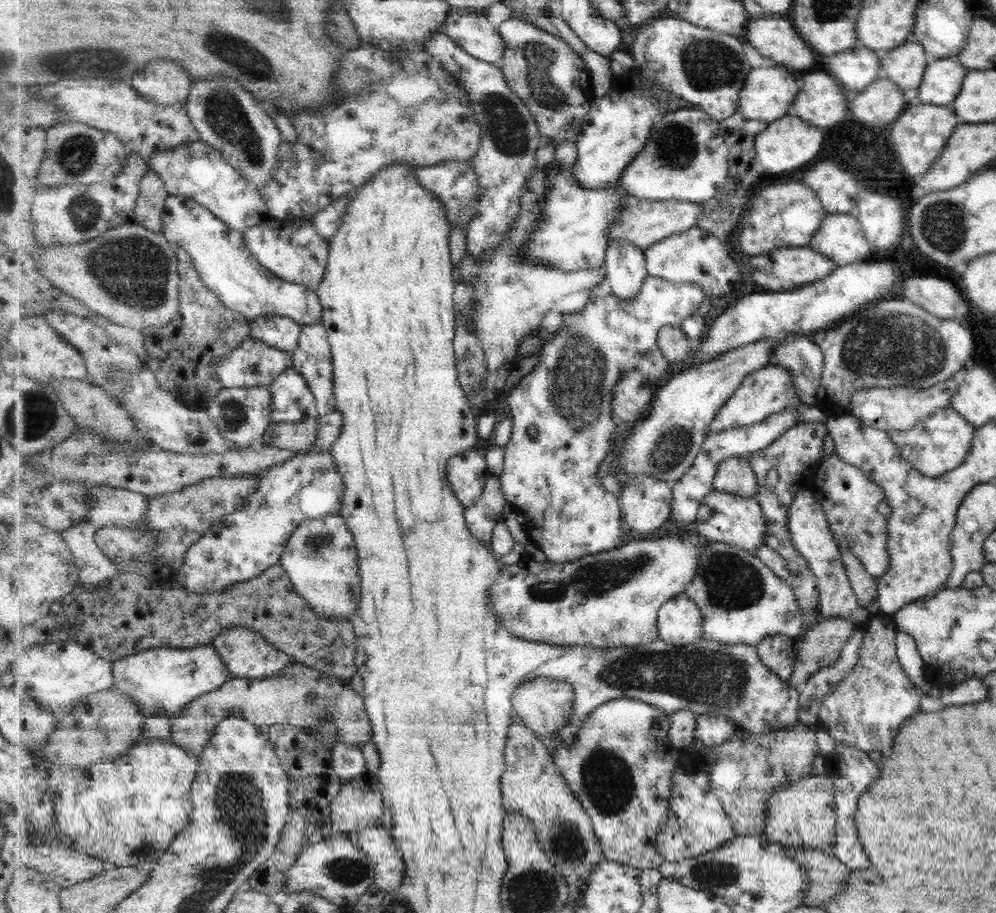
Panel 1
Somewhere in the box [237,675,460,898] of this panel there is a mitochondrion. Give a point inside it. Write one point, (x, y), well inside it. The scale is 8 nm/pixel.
(347, 871)

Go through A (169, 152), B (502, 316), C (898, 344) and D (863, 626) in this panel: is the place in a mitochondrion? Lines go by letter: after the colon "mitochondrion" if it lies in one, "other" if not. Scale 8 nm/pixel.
A: other
B: other
C: mitochondrion
D: other

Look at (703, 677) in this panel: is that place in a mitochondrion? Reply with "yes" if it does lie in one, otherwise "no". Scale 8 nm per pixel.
yes

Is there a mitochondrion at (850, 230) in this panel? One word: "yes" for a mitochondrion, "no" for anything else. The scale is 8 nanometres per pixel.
no

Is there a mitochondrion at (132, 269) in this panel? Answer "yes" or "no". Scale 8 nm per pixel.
yes

